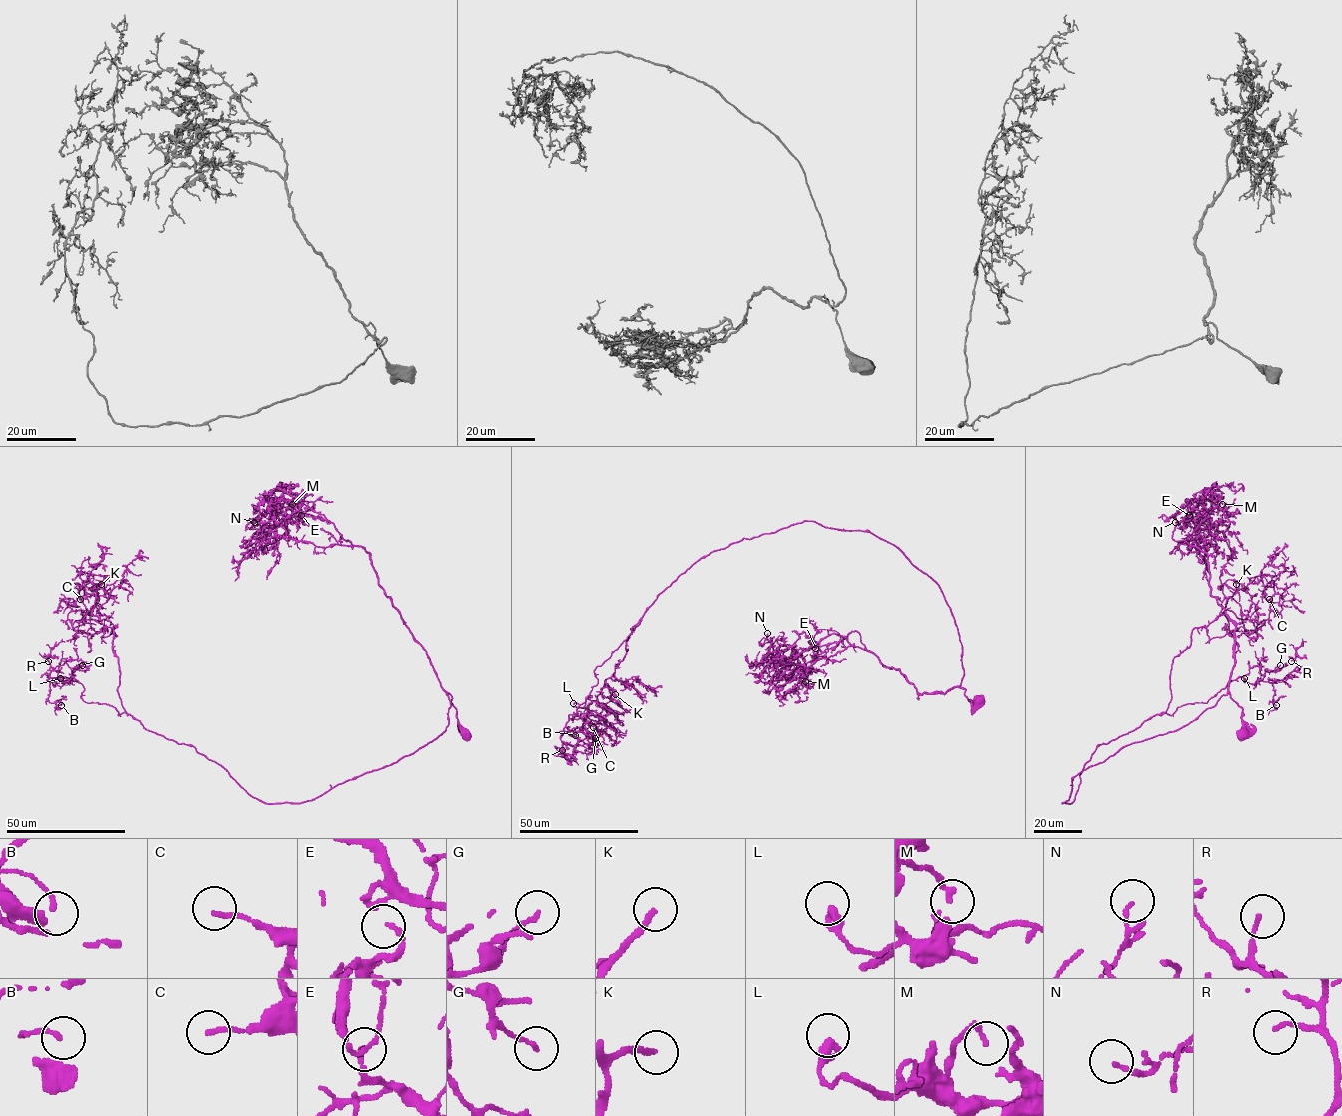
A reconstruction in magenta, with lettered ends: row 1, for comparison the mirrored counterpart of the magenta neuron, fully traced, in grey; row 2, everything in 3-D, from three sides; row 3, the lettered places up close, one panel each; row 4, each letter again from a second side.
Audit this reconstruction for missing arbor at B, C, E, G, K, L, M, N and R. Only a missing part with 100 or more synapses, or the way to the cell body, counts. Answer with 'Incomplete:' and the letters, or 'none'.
Incomplete: K

